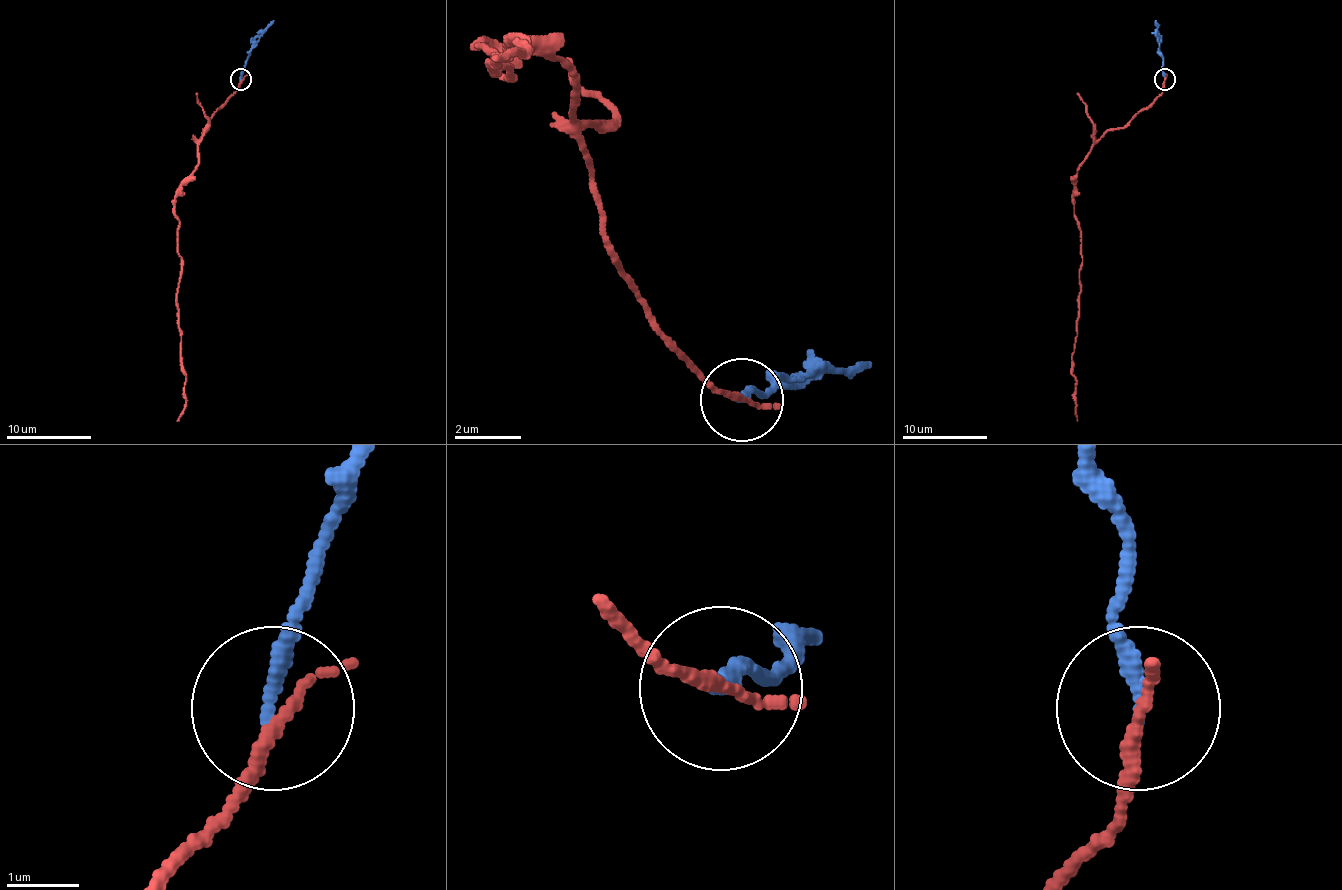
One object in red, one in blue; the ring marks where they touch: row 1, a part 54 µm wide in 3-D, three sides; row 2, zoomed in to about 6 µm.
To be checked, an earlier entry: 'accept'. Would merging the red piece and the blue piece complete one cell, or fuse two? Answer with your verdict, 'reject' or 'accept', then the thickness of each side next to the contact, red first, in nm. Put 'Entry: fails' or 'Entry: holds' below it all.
reject | 150/200 nm
Entry: fails

